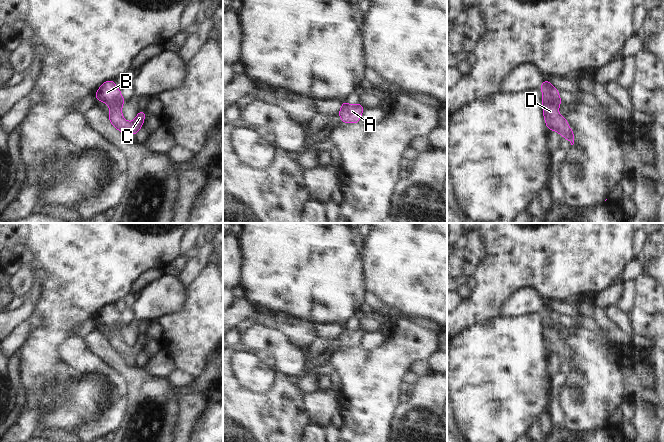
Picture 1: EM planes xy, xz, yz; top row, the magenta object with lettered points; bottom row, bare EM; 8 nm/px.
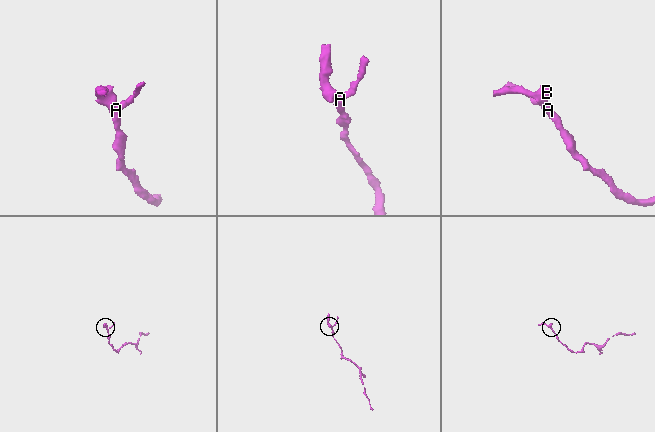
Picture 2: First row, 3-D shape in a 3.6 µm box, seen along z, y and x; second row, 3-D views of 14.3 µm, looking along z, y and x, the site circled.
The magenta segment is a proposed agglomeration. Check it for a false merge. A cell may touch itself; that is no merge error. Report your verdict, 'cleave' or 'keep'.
keep

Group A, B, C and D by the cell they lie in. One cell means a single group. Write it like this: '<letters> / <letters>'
A B C D

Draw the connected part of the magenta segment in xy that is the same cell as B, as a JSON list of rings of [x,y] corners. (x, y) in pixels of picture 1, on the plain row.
[[[107,304],[100,310],[96,319],[96,324],[100,324],[109,329],[111,336],[108,339],[109,345],[121,356],[129,356],[136,360],[137,355],[142,351],[145,343],[145,335],[140,334],[133,346],[126,346],[122,340],[122,328],[126,326],[120,313],[114,309],[113,304]]]

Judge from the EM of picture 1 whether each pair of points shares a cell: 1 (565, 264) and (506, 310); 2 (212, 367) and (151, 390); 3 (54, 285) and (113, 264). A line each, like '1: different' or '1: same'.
1: different
2: different
3: same

